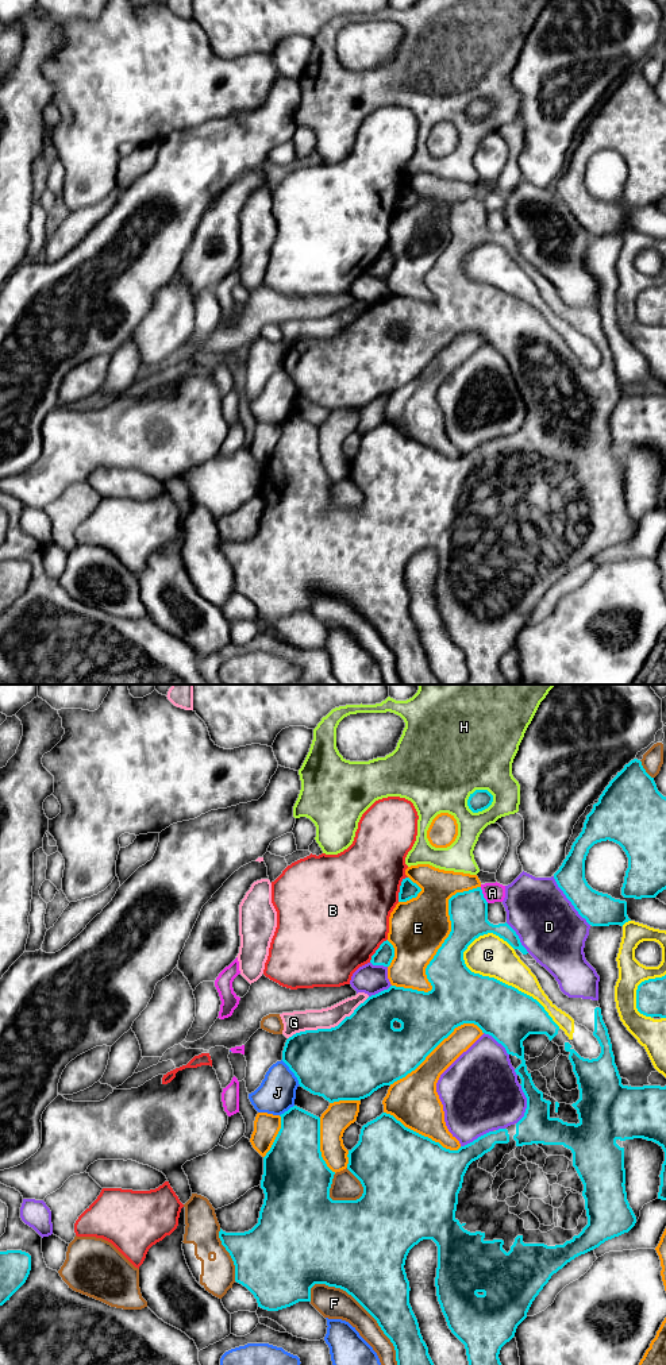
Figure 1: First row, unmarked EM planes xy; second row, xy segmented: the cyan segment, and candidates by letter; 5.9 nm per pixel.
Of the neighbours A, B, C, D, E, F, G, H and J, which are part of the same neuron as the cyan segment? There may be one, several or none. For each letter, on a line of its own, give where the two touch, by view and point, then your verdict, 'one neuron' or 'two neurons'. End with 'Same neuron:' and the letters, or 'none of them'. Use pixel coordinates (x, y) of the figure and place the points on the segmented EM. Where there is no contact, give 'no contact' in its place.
A: meets cyan in xy at (482, 895); two neurons
B: meets cyan in xy at (400, 889); two neurons
C: meets cyan in xy at (504, 983); two neurons
D: meets cyan in xy at (569, 899); two neurons
E: meets cyan in xy at (439, 948); two neurons
F: meets cyan in xy at (365, 1308); two neurons
G: meets cyan in xy at (328, 1029); two neurons
H: meets cyan in xy at (477, 790); two neurons
J: meets cyan in xy at (292, 1071); two neurons
Same neuron: none of them

